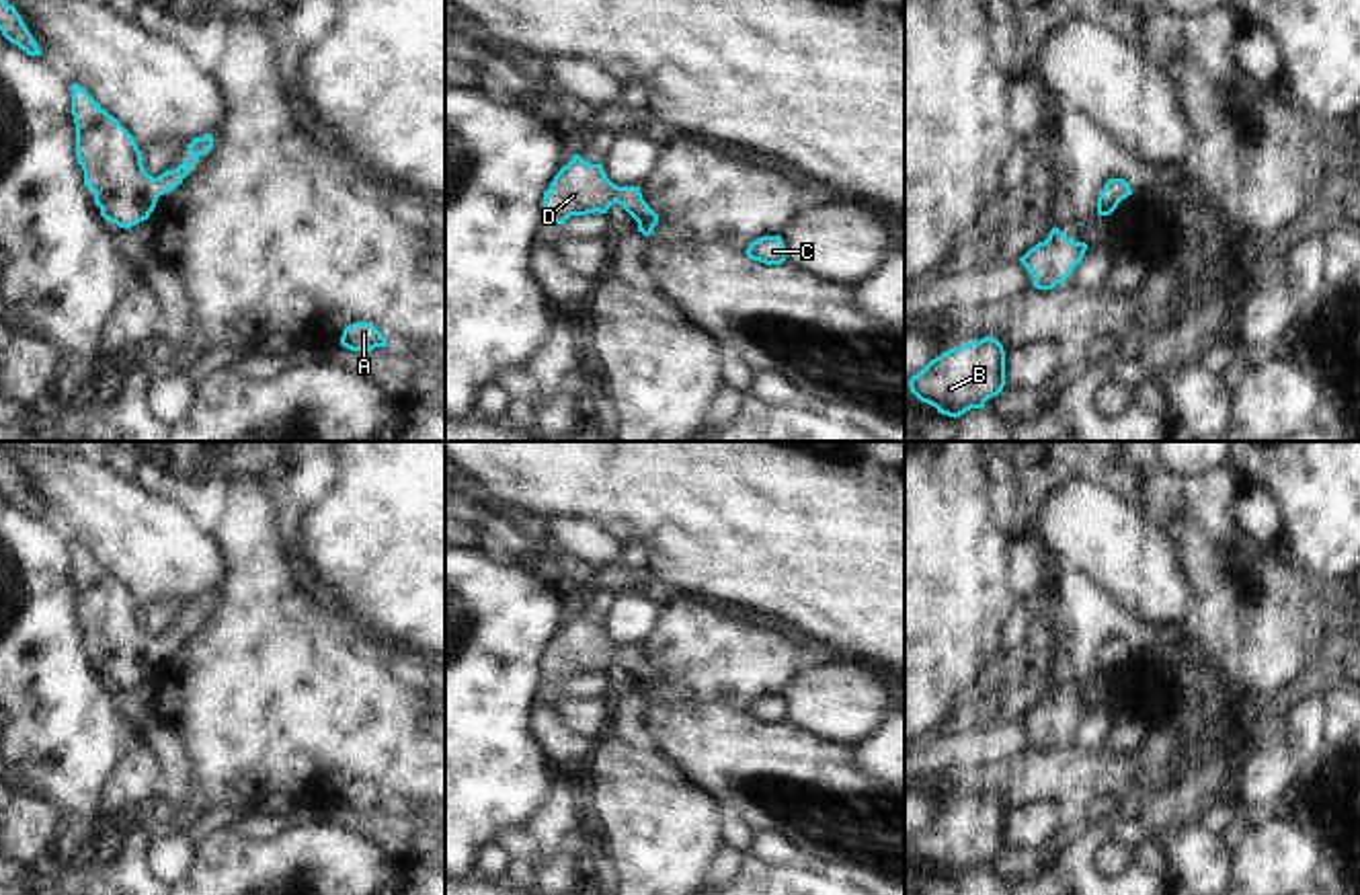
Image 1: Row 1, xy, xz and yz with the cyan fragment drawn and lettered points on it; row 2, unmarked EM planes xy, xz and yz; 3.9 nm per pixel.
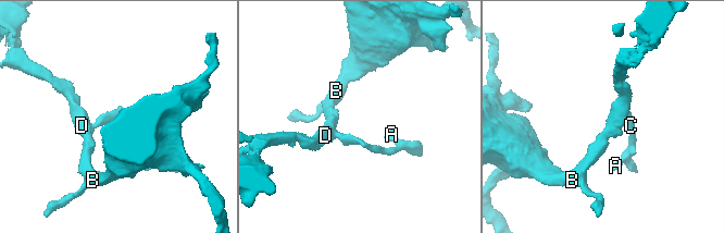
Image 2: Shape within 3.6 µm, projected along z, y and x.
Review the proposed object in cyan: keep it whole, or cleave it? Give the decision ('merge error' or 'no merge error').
no merge error

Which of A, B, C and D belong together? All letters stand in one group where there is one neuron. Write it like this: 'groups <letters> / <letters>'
groups A B C D

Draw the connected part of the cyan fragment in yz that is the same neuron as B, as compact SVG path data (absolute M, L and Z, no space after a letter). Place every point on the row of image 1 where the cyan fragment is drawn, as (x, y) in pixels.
M993 337L944 351L909 380L921 402L954 419L983 408L1005 384L1005 351Z

